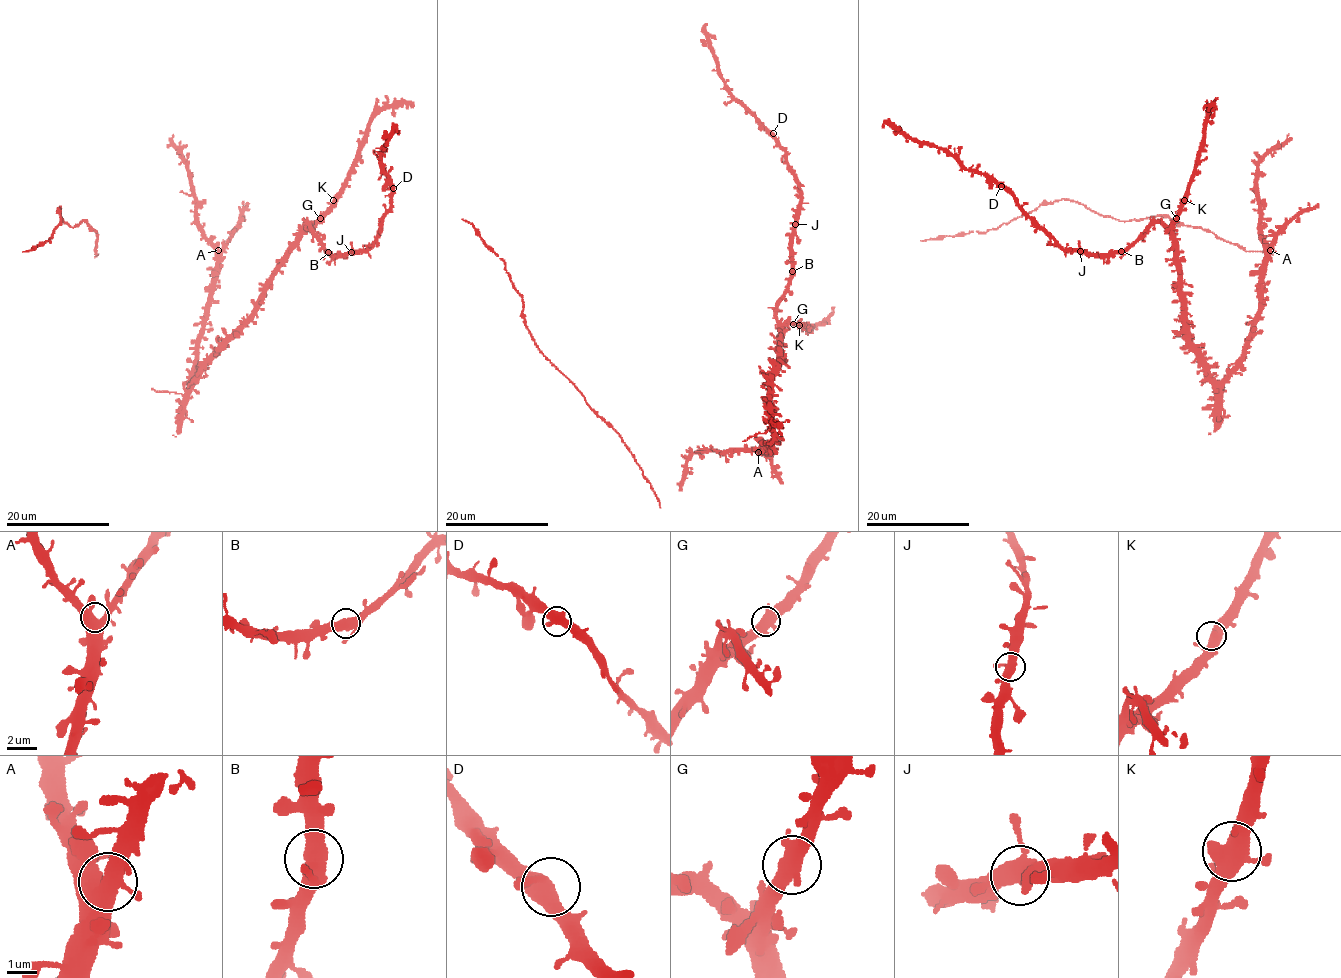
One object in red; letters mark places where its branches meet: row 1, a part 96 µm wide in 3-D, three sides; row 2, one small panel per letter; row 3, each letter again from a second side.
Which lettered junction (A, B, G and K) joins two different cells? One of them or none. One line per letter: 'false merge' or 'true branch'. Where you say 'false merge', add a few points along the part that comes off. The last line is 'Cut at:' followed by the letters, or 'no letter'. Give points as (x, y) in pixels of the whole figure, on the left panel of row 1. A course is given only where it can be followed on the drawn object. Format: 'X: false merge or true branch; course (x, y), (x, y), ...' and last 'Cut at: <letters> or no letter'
A: true branch
B: true branch
G: true branch
K: true branch
Cut at: no letter

